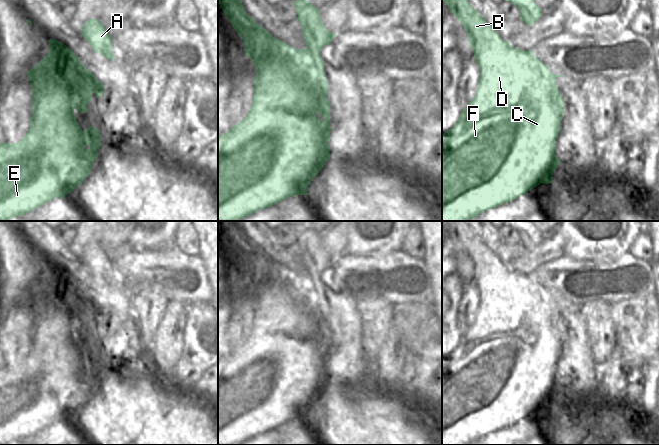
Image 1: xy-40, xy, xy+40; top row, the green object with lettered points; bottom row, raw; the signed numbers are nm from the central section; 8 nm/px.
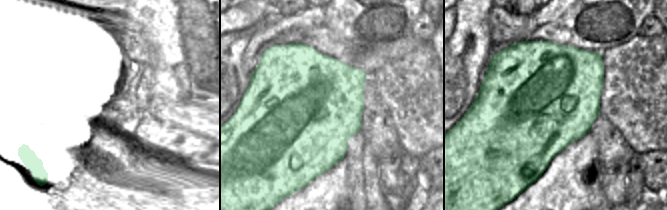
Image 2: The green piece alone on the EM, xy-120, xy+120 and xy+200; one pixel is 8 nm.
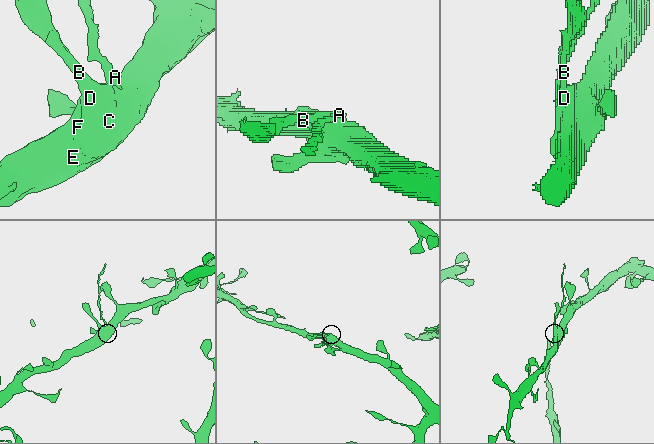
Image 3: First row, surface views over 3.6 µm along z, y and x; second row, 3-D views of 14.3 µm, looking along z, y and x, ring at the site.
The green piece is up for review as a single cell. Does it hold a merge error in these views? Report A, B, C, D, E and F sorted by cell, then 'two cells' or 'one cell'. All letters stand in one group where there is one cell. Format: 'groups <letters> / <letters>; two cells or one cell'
groups A / B C D E F; two cells

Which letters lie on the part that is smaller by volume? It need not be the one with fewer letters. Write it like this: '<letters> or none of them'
A

